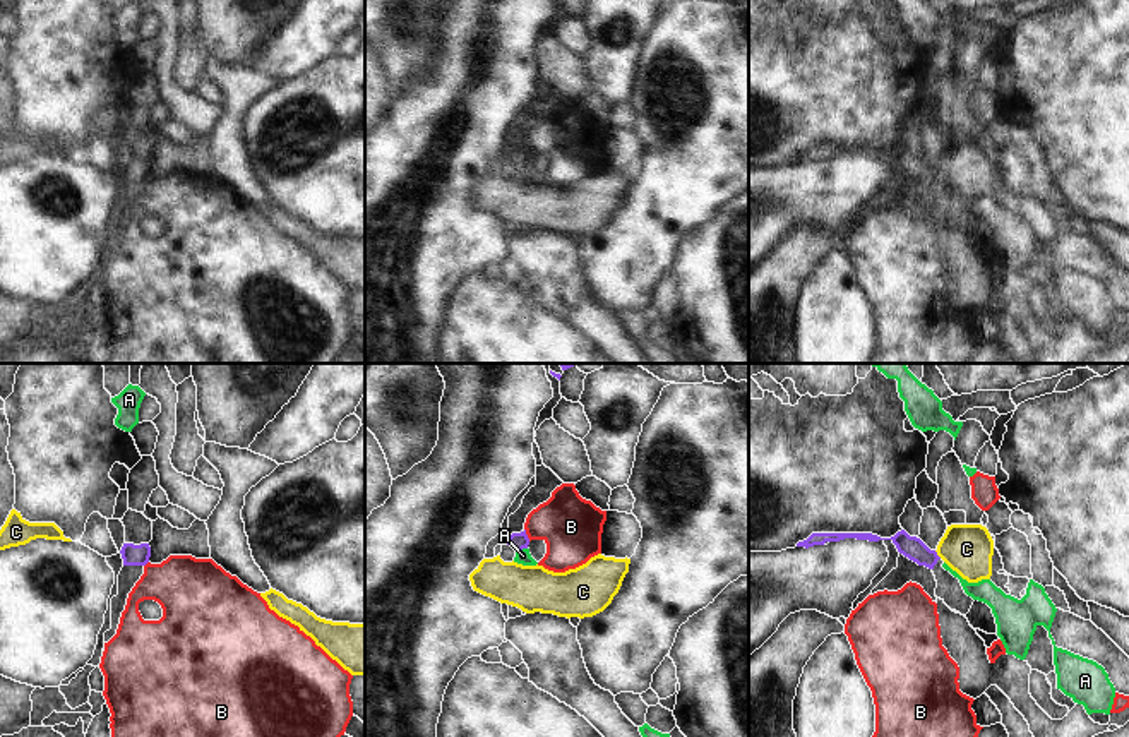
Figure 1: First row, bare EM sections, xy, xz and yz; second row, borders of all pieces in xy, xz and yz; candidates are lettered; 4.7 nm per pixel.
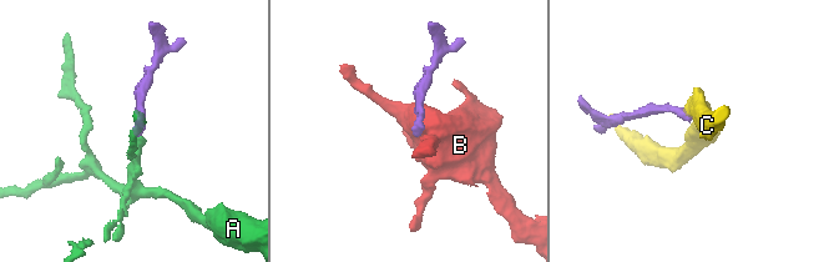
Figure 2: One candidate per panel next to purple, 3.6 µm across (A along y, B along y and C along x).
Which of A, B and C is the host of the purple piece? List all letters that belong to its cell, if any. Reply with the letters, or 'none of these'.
A

